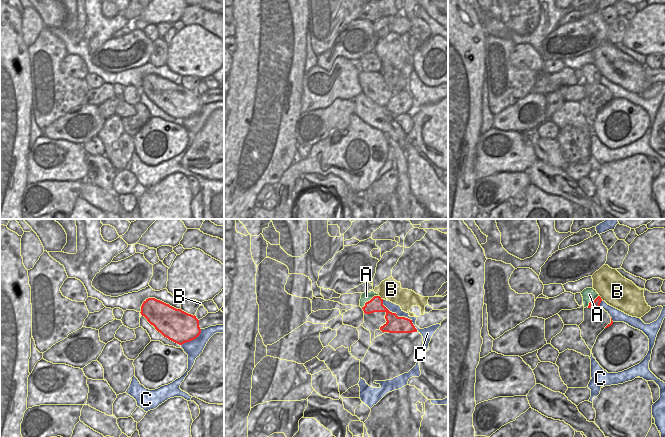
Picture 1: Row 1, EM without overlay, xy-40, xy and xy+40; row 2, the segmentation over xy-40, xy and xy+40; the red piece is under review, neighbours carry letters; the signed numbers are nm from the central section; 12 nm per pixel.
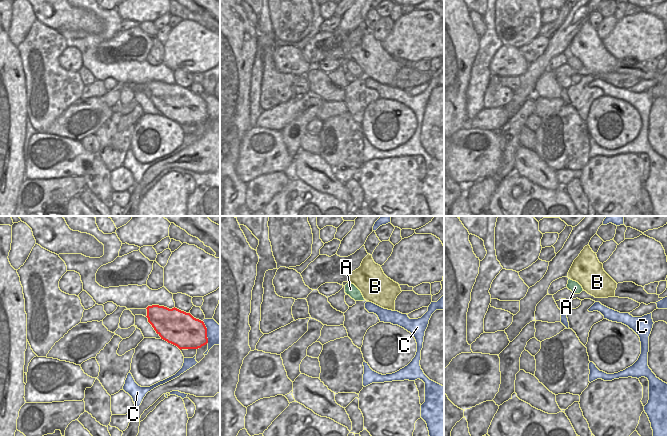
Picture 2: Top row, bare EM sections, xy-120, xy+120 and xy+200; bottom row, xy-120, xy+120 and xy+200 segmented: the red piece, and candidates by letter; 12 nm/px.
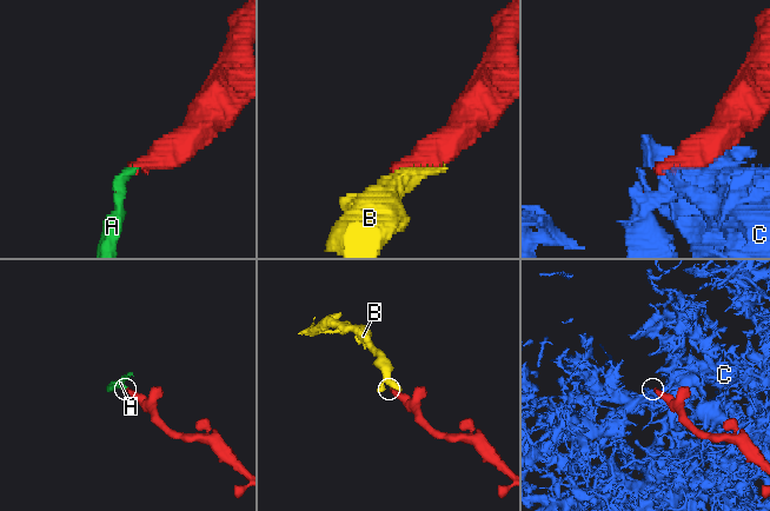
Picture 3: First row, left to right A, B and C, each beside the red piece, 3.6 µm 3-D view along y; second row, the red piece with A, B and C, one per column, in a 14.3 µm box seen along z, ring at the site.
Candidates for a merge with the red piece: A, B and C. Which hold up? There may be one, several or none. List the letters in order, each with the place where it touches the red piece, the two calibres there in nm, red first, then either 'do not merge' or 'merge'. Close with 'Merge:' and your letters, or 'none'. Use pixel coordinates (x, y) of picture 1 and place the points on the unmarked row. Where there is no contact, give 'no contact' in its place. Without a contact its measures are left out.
A: meets red in xy at (370, 76); 170 nm thick on the red side, 120 nm on the other; do not merge
B: meets red in xy at (380, 73); 170 nm thick on the red side, 240 nm on the other; merge
C: meets red in xy at (400, 93); 200 nm thick on the red side, 110 nm on the other; do not merge
Merge: B

